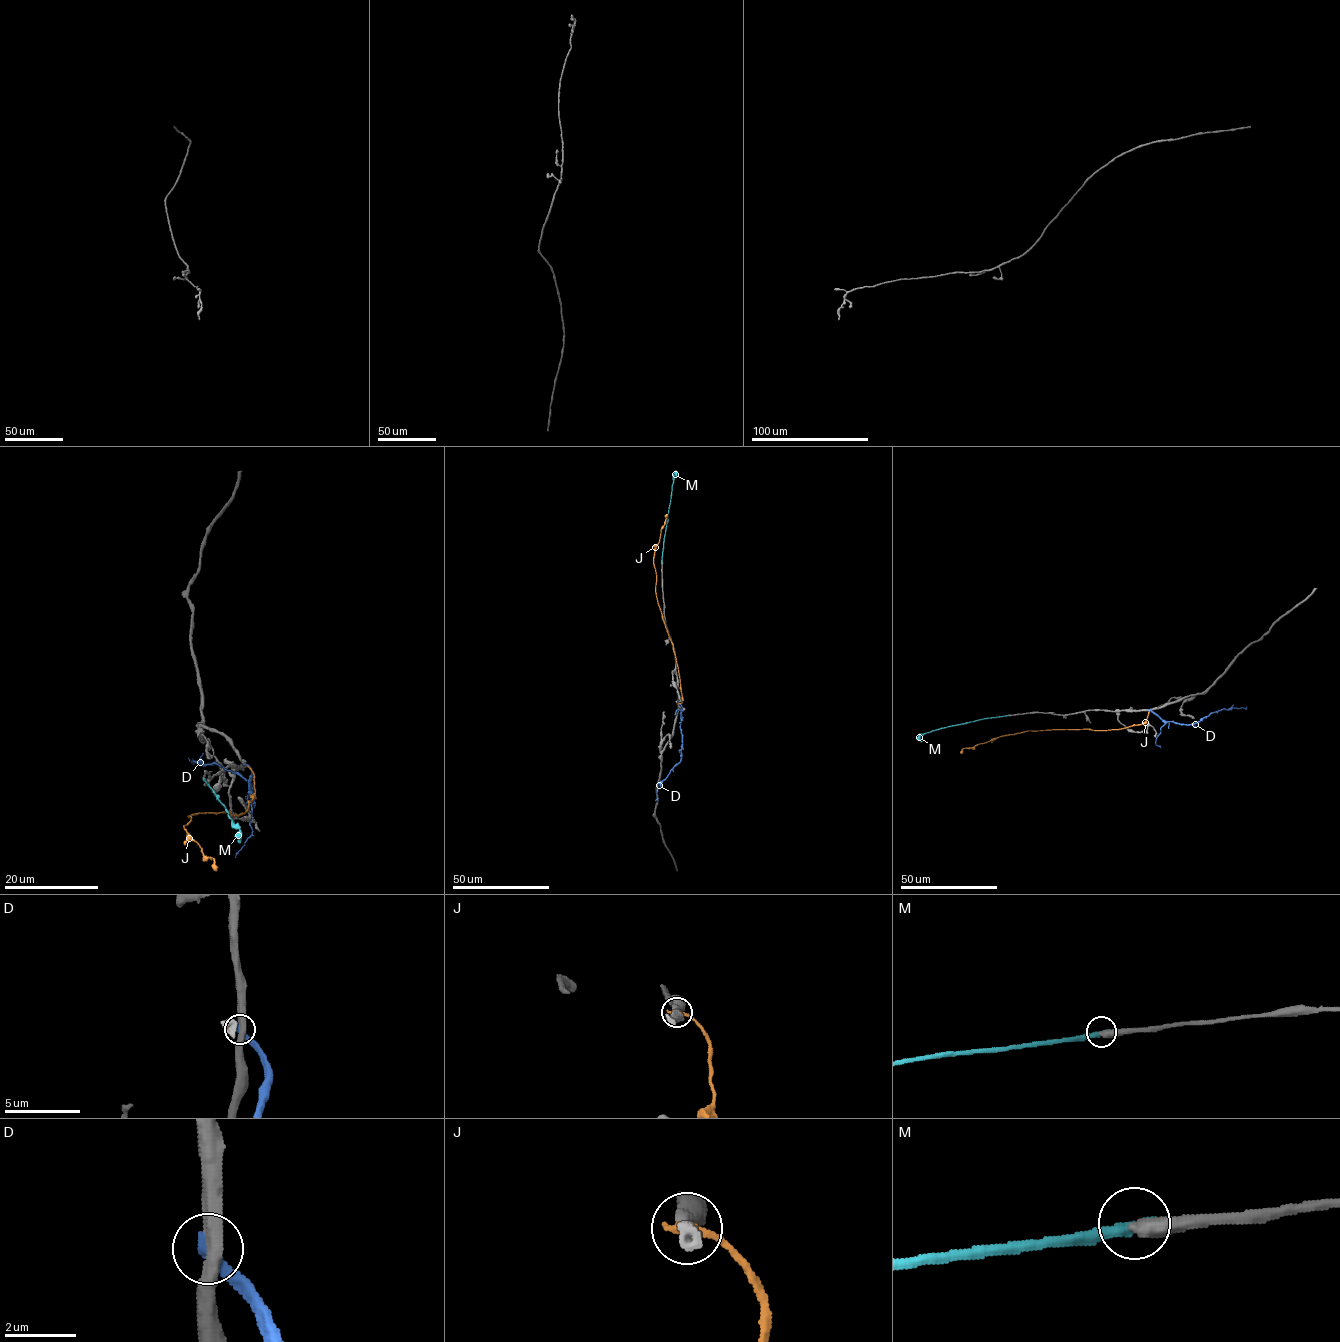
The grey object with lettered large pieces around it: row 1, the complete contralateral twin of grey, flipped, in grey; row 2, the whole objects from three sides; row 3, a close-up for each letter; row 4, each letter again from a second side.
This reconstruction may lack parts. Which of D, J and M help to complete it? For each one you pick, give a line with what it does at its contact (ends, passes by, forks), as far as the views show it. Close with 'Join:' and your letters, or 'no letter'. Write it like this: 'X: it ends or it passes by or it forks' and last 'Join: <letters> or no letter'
M: it ends
Join: M

